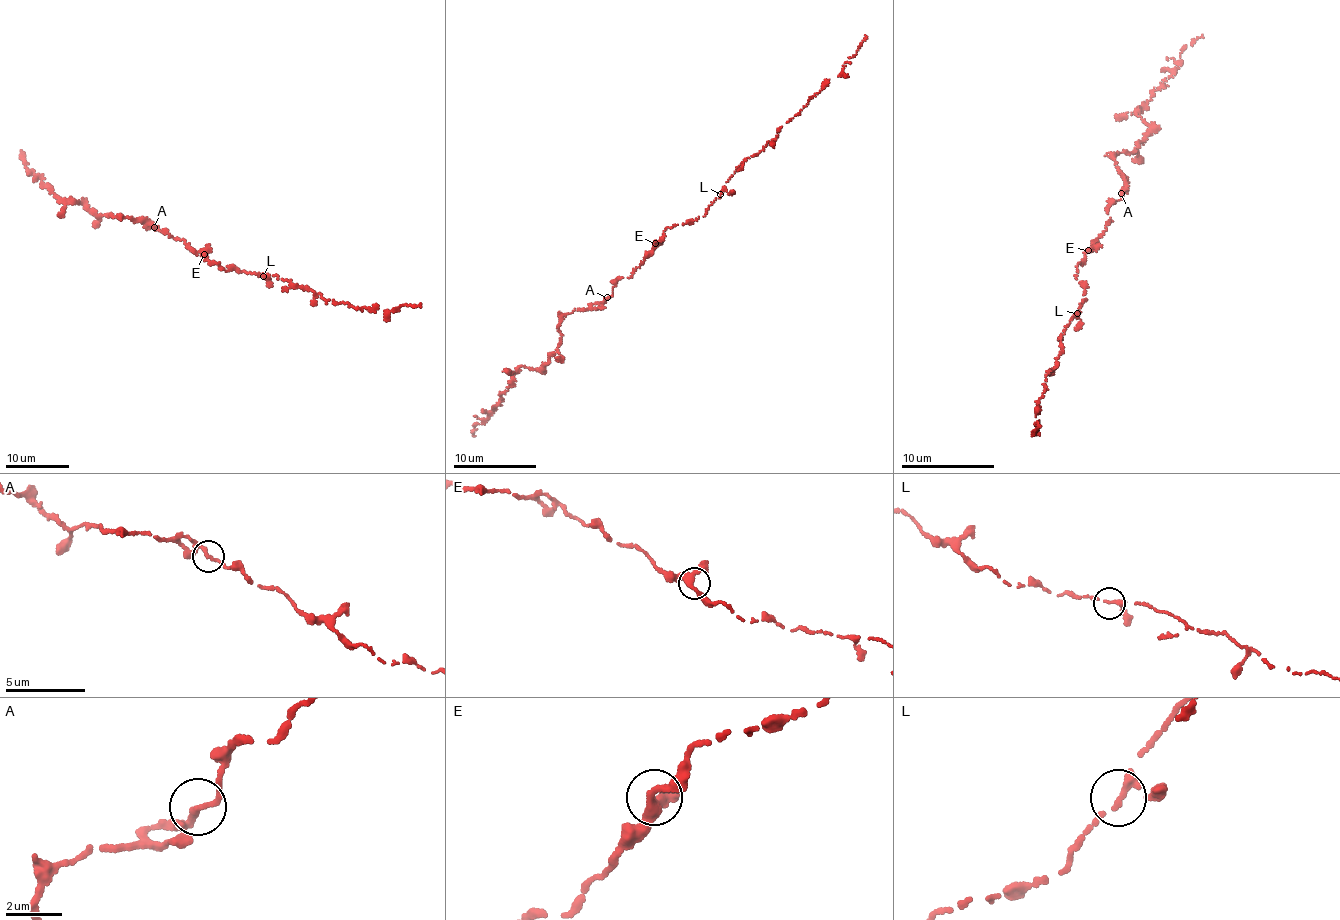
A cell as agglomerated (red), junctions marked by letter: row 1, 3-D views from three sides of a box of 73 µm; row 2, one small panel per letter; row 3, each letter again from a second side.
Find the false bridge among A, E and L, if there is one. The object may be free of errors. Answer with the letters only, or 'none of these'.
none of these

